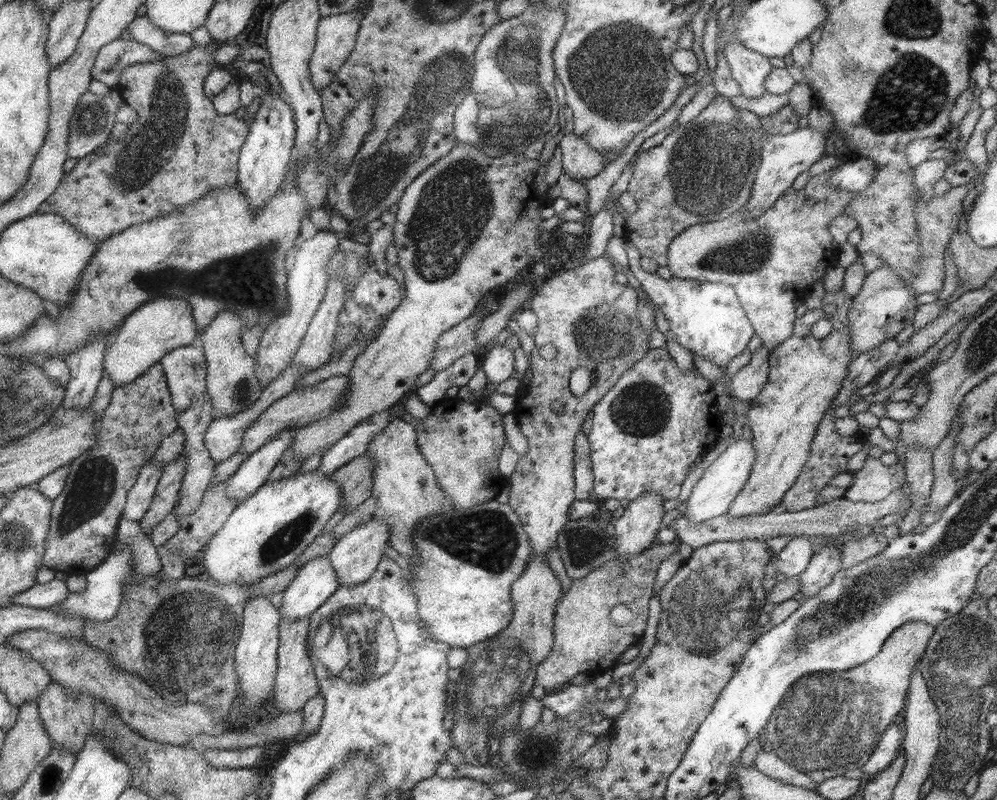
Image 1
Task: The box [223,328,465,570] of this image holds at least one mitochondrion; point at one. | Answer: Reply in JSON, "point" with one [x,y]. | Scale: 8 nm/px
{"point":[284,540]}

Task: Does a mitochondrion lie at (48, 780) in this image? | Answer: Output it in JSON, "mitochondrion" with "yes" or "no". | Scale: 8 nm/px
{"mitochondrion":"yes"}

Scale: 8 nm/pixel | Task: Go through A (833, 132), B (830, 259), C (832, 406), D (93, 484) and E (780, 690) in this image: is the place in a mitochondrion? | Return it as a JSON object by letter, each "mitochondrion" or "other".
{"A":"other","B":"other","C":"other","D":"mitochondrion","E":"mitochondrion"}

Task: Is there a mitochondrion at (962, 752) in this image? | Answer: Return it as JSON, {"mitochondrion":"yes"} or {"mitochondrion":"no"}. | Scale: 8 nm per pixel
{"mitochondrion":"yes"}

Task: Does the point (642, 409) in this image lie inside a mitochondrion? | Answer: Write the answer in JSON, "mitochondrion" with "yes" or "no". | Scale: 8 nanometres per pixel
{"mitochondrion":"yes"}

